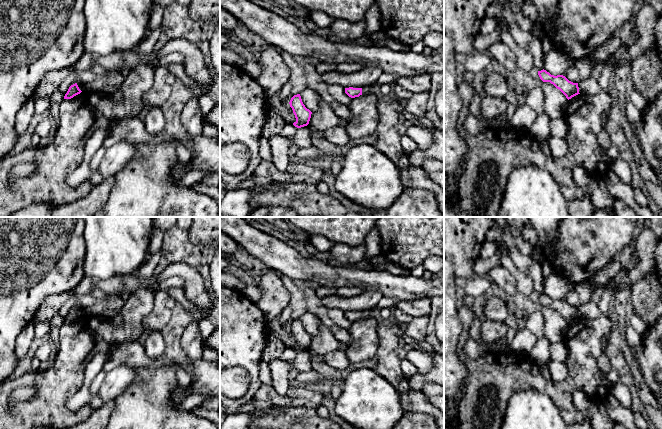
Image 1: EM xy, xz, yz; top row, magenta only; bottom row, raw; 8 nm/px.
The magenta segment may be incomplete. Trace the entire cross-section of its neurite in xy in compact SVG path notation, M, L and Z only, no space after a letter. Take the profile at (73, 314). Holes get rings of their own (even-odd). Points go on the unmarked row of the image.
M77 307L71 309L64 320L64 323L71 323L74 320L80 318L82 315L79 313Z

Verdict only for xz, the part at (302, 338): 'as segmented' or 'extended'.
as segmented

